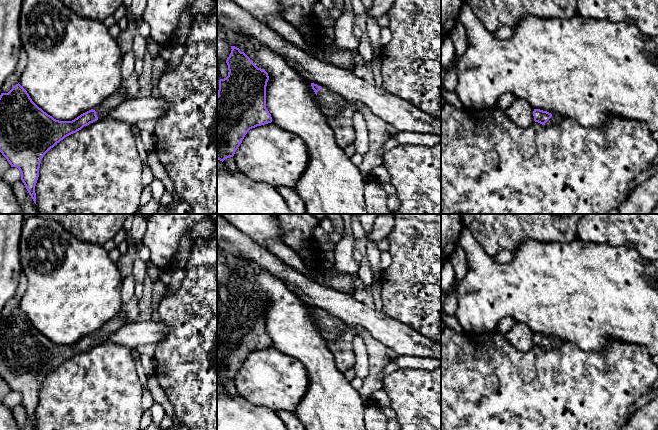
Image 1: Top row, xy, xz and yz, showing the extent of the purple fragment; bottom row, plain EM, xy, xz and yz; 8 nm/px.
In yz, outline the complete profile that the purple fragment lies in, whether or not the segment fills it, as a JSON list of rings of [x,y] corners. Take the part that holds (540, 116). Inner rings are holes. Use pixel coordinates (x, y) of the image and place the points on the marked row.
[[[534,109],[533,111],[534,121],[542,125],[551,126],[557,125],[564,118],[555,112],[547,112],[540,109]]]

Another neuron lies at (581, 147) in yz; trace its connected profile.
[[[446,103],[441,108],[441,214],[607,214],[616,209],[628,197],[628,188],[632,181],[643,171],[652,167],[652,161],[658,156],[658,142],[652,136],[652,132],[646,123],[613,116],[602,127],[583,127],[575,120],[564,118],[559,124],[546,126],[535,122],[527,128],[518,127],[501,109],[494,107],[484,109],[455,108]]]

